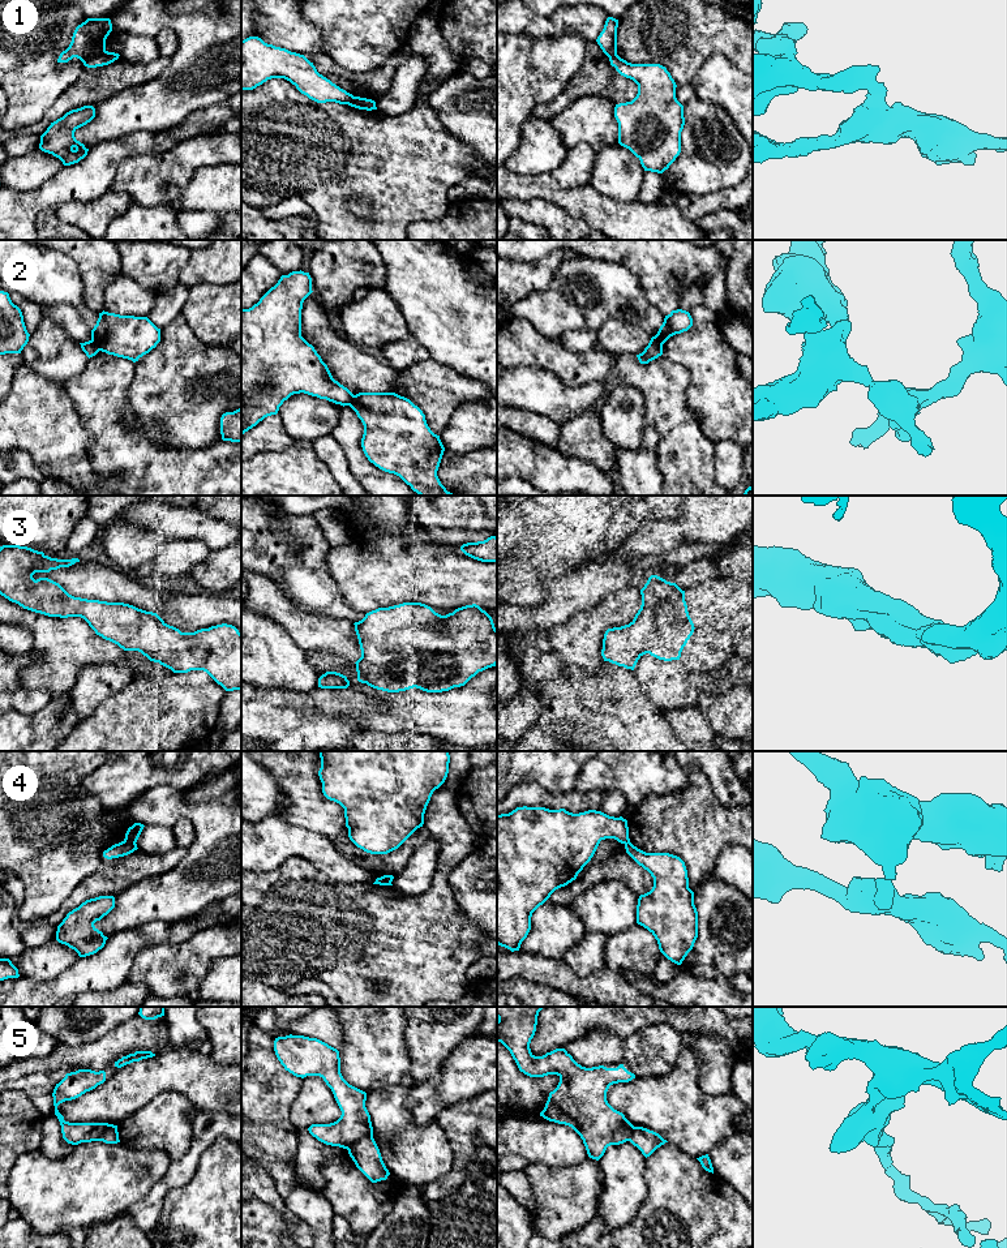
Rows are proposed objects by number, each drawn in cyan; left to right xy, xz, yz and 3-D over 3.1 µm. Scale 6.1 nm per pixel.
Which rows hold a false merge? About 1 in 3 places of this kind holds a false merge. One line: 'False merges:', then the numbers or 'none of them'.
False merges: 1, 2, 4, 5

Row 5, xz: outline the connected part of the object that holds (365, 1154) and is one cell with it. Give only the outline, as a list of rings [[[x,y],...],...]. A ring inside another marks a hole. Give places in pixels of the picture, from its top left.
[[[364,1137],[350,1146],[348,1154],[356,1167],[372,1181],[386,1180],[390,1175],[373,1137]]]

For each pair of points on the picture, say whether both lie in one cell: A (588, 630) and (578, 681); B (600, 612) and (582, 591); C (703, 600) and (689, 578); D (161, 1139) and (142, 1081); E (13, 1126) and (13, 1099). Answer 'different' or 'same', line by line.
A: different
B: different
C: different
D: different
E: same

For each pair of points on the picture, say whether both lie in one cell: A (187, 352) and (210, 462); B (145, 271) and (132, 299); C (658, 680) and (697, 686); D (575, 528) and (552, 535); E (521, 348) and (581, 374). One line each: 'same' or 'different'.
A: different
B: different
C: same
D: same
E: same

